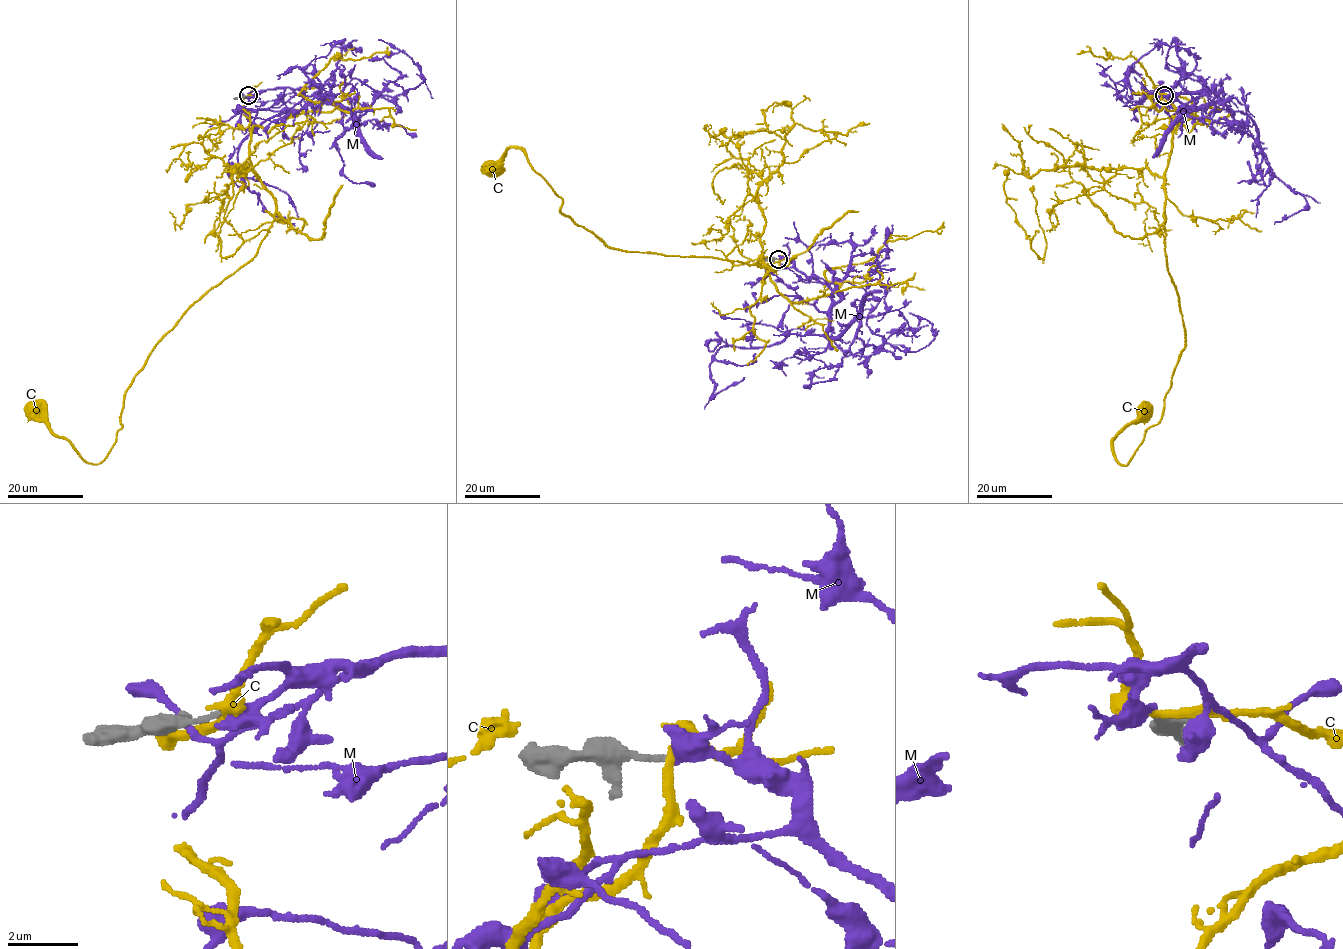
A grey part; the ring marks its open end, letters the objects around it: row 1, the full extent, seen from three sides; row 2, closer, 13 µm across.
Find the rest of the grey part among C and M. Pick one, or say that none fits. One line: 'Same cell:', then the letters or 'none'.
Same cell: M

